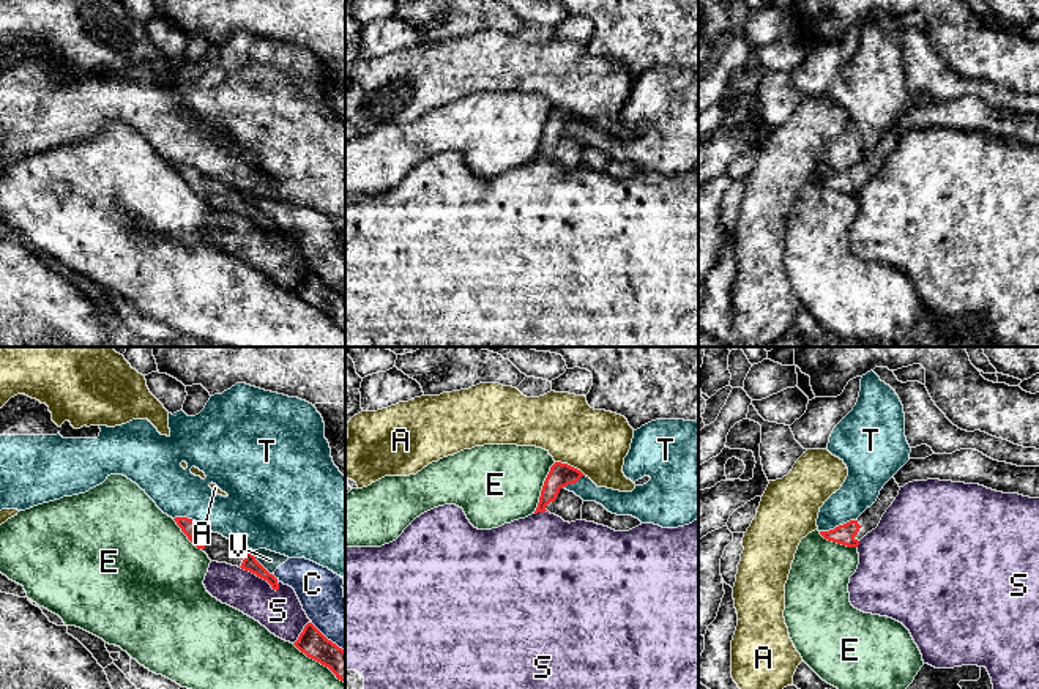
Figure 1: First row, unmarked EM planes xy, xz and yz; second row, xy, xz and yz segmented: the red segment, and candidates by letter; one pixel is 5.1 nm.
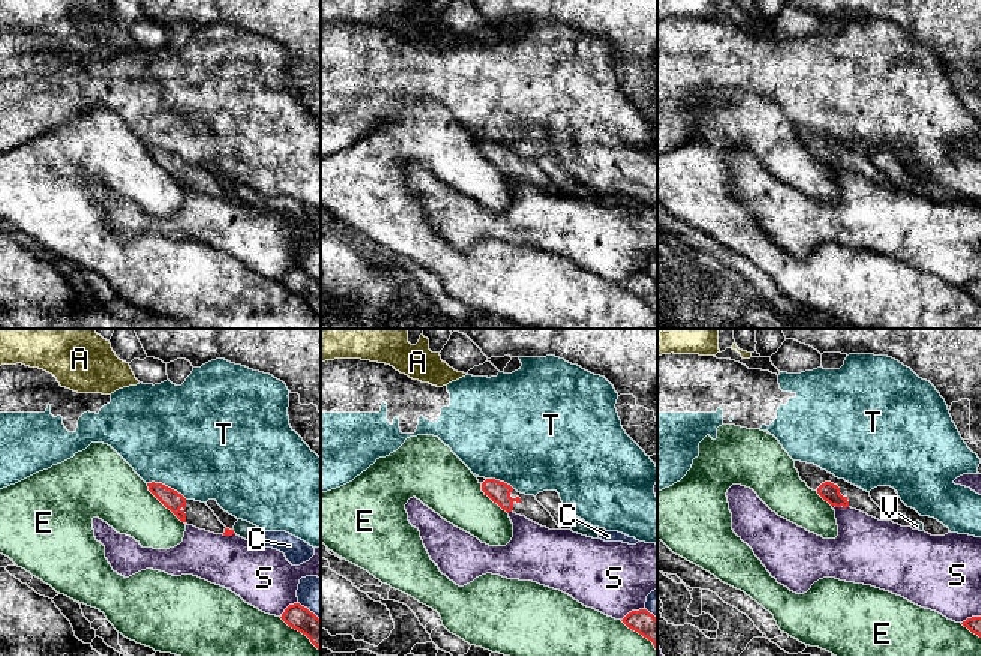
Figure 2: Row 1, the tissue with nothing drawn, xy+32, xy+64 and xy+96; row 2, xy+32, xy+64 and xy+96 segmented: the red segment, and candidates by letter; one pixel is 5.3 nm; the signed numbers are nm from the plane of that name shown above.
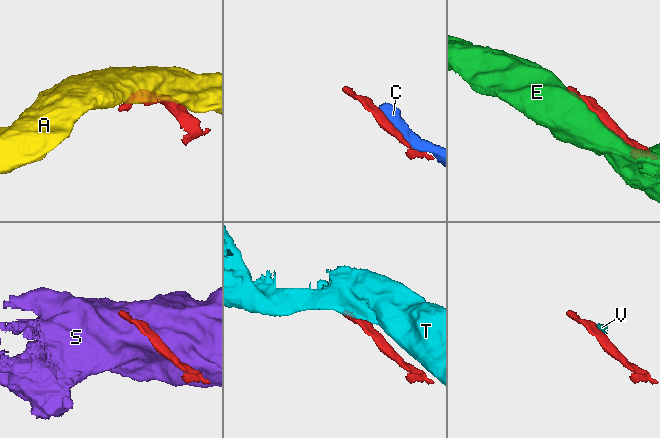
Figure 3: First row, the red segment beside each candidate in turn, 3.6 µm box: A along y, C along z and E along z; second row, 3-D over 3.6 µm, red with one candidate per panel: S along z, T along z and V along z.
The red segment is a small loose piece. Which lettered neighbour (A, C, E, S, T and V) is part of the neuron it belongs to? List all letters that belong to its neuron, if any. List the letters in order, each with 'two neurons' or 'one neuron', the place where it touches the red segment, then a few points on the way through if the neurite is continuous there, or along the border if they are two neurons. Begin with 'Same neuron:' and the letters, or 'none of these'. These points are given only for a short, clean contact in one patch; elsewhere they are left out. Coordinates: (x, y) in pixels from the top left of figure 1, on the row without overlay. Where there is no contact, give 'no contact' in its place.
Same neuron: none of these
A: two neurons | xz (573, 114)
C: two neurons | xy (327, 286)
E: two neurons | xy (319, 308)
S: two neurons | xy (260, 224)
T: two neurons | yz (839, 172)
V: two neurons | xy (260, 212) | along xy (253, 201), (273, 223)

